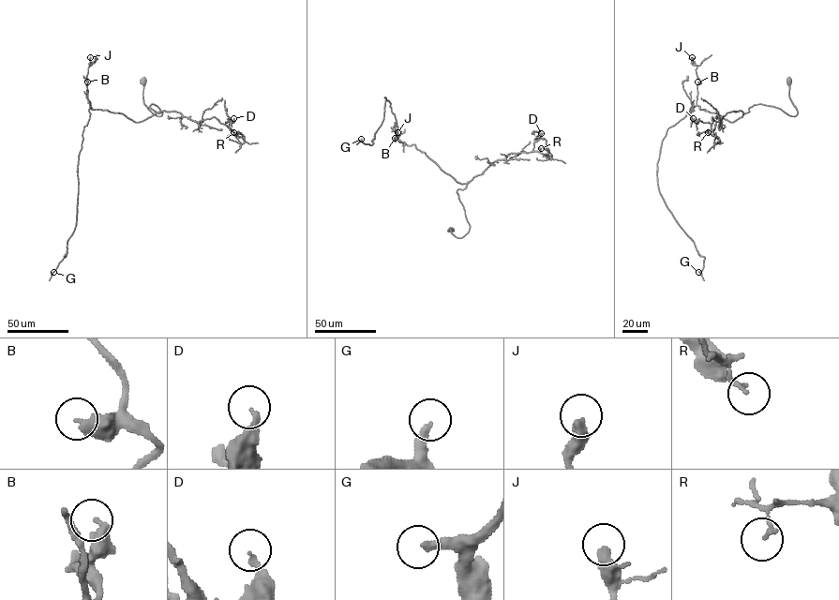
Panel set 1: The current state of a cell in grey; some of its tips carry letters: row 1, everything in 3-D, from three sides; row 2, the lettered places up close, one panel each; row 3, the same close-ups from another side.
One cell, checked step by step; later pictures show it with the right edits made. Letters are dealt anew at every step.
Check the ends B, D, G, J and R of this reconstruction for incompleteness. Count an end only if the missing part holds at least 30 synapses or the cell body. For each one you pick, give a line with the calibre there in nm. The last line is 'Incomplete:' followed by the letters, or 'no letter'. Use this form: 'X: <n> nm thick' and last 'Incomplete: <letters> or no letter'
G: 280 nm thick
Incomplete: G

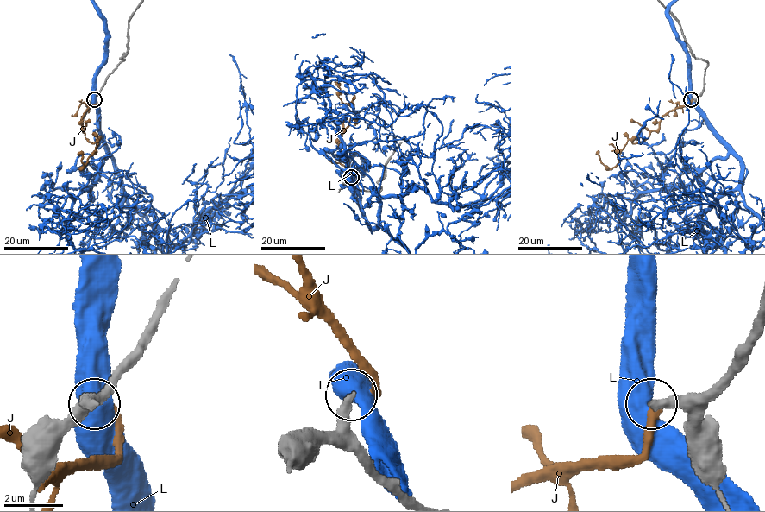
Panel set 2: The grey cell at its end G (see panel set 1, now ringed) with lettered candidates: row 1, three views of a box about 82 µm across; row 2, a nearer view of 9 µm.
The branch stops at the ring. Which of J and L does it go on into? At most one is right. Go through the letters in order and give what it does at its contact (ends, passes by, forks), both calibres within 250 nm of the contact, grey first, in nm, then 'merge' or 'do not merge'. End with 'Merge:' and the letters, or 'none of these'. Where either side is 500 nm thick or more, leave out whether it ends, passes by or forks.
J: it ends | 340/320 nm | merge
L: 360/850 nm | do not merge
Merge: J

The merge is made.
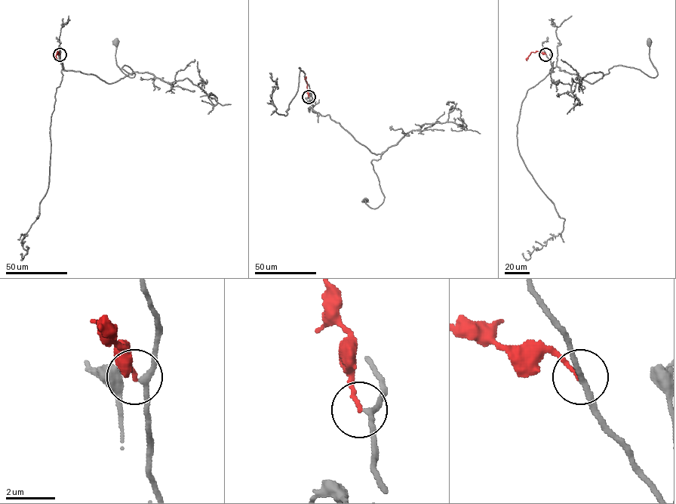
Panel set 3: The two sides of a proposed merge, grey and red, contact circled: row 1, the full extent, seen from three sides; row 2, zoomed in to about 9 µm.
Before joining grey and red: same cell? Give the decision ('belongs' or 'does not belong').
belongs

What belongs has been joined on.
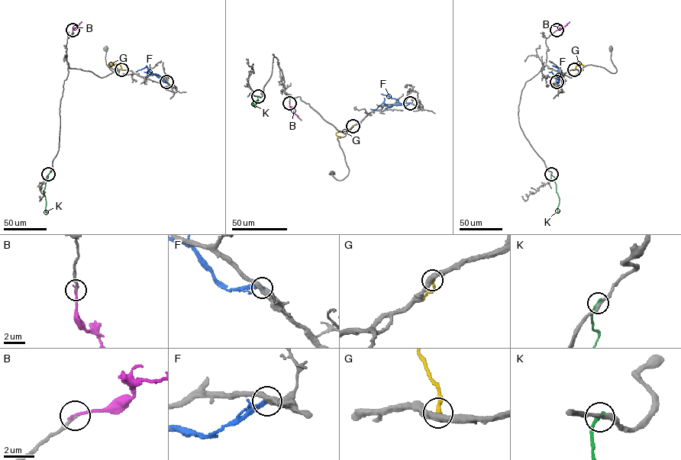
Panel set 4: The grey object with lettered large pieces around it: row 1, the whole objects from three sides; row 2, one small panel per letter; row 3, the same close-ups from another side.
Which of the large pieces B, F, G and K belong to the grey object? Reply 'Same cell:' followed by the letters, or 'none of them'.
Same cell: B

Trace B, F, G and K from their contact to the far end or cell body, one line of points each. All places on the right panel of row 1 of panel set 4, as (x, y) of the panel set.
B: (556, 30), (569, 21)
F: (556, 82), (559, 72), (556, 67), (561, 71)
G: (574, 69), (579, 62), (583, 65)
K: (551, 174), (554, 177), (559, 198), (559, 213)

